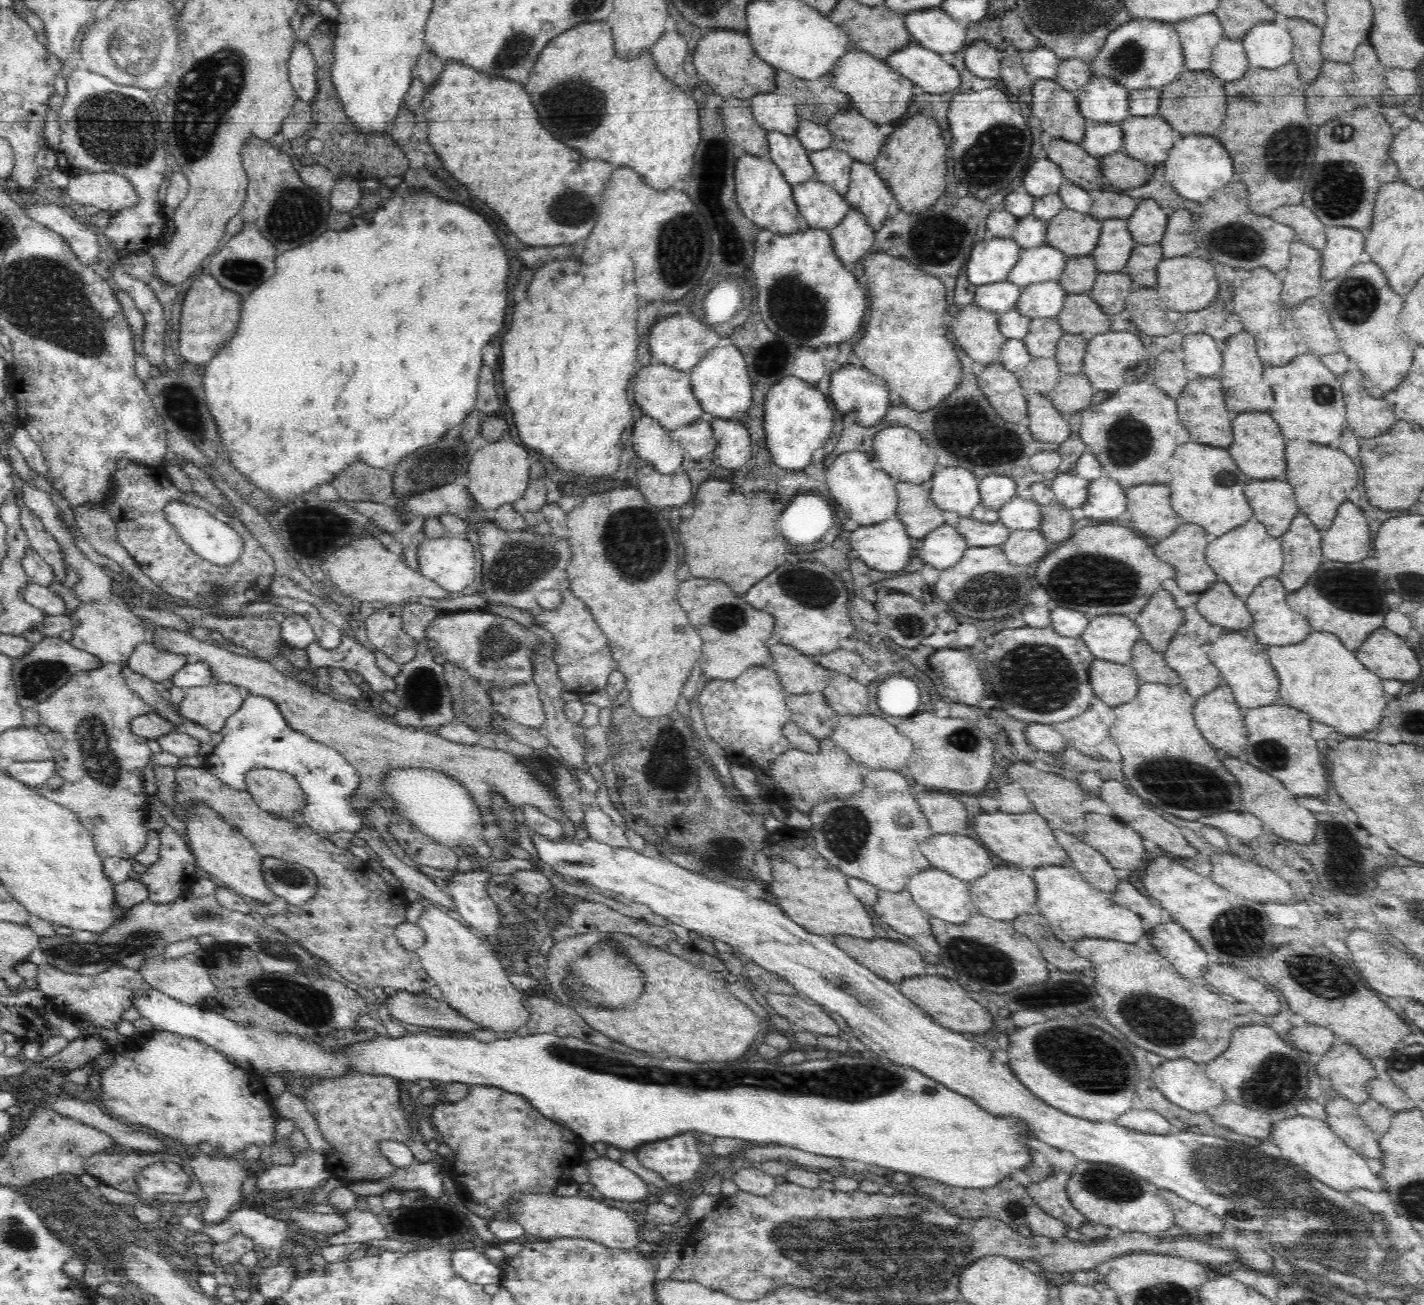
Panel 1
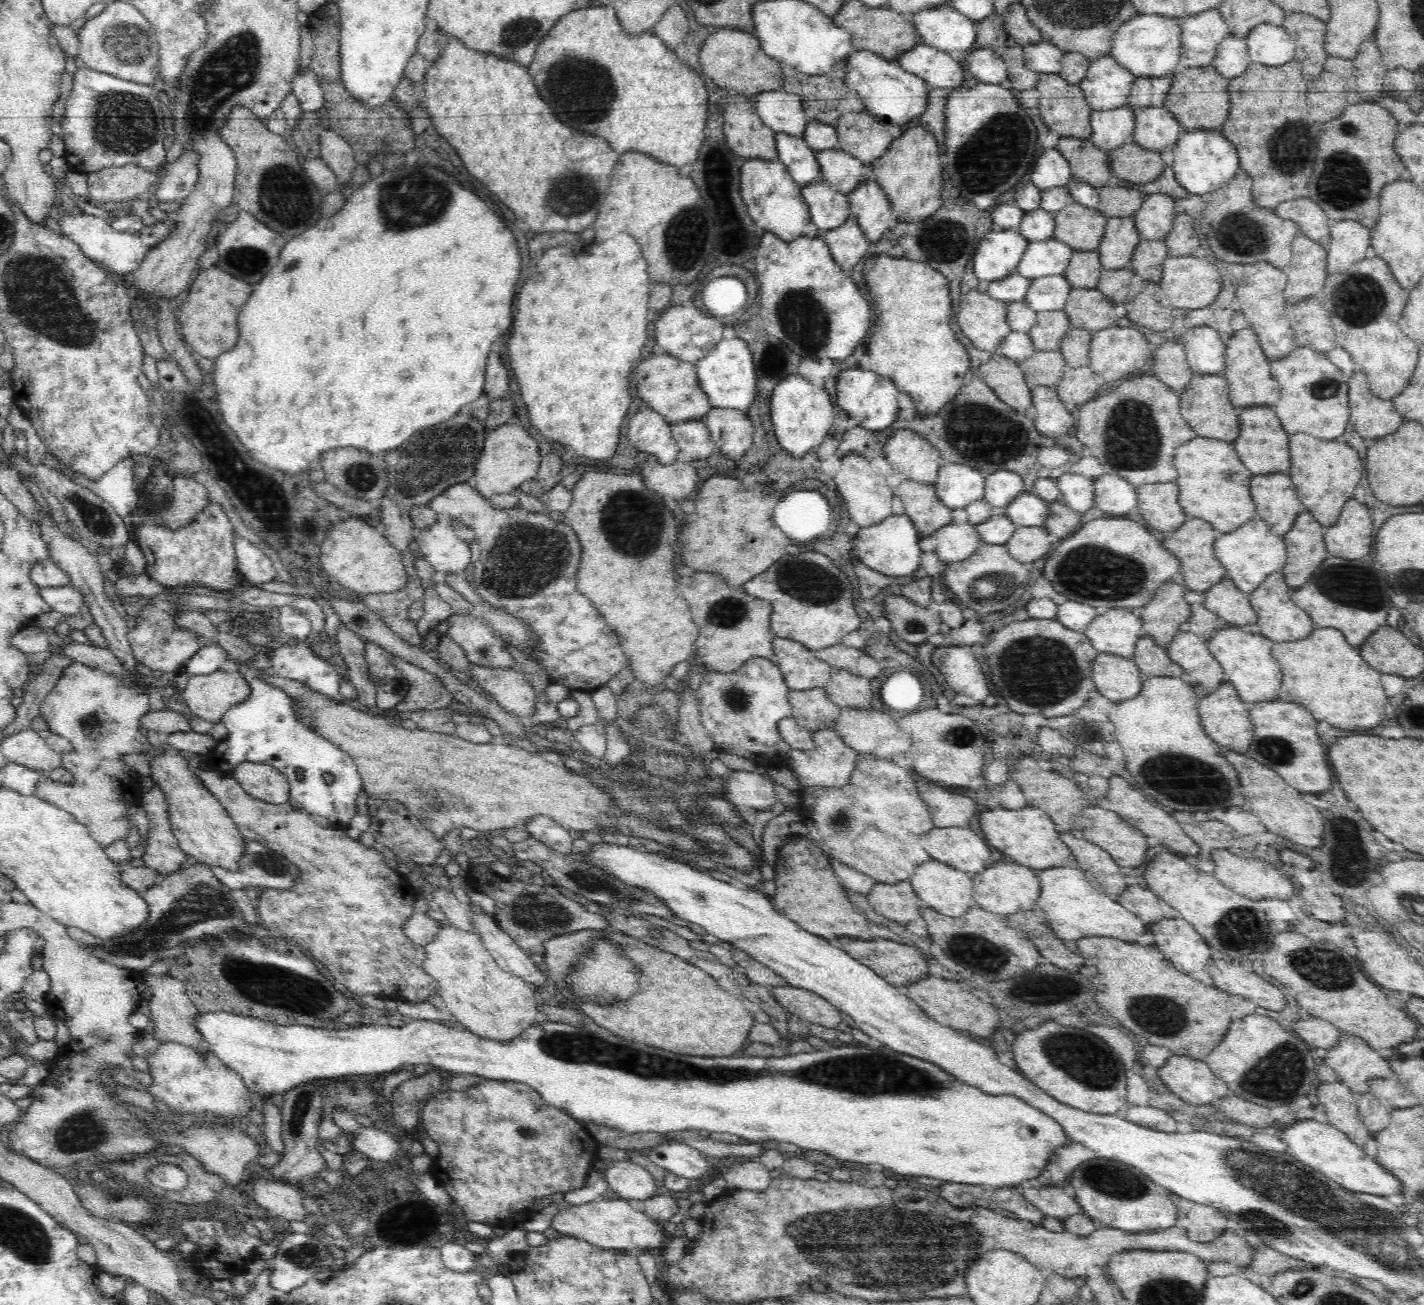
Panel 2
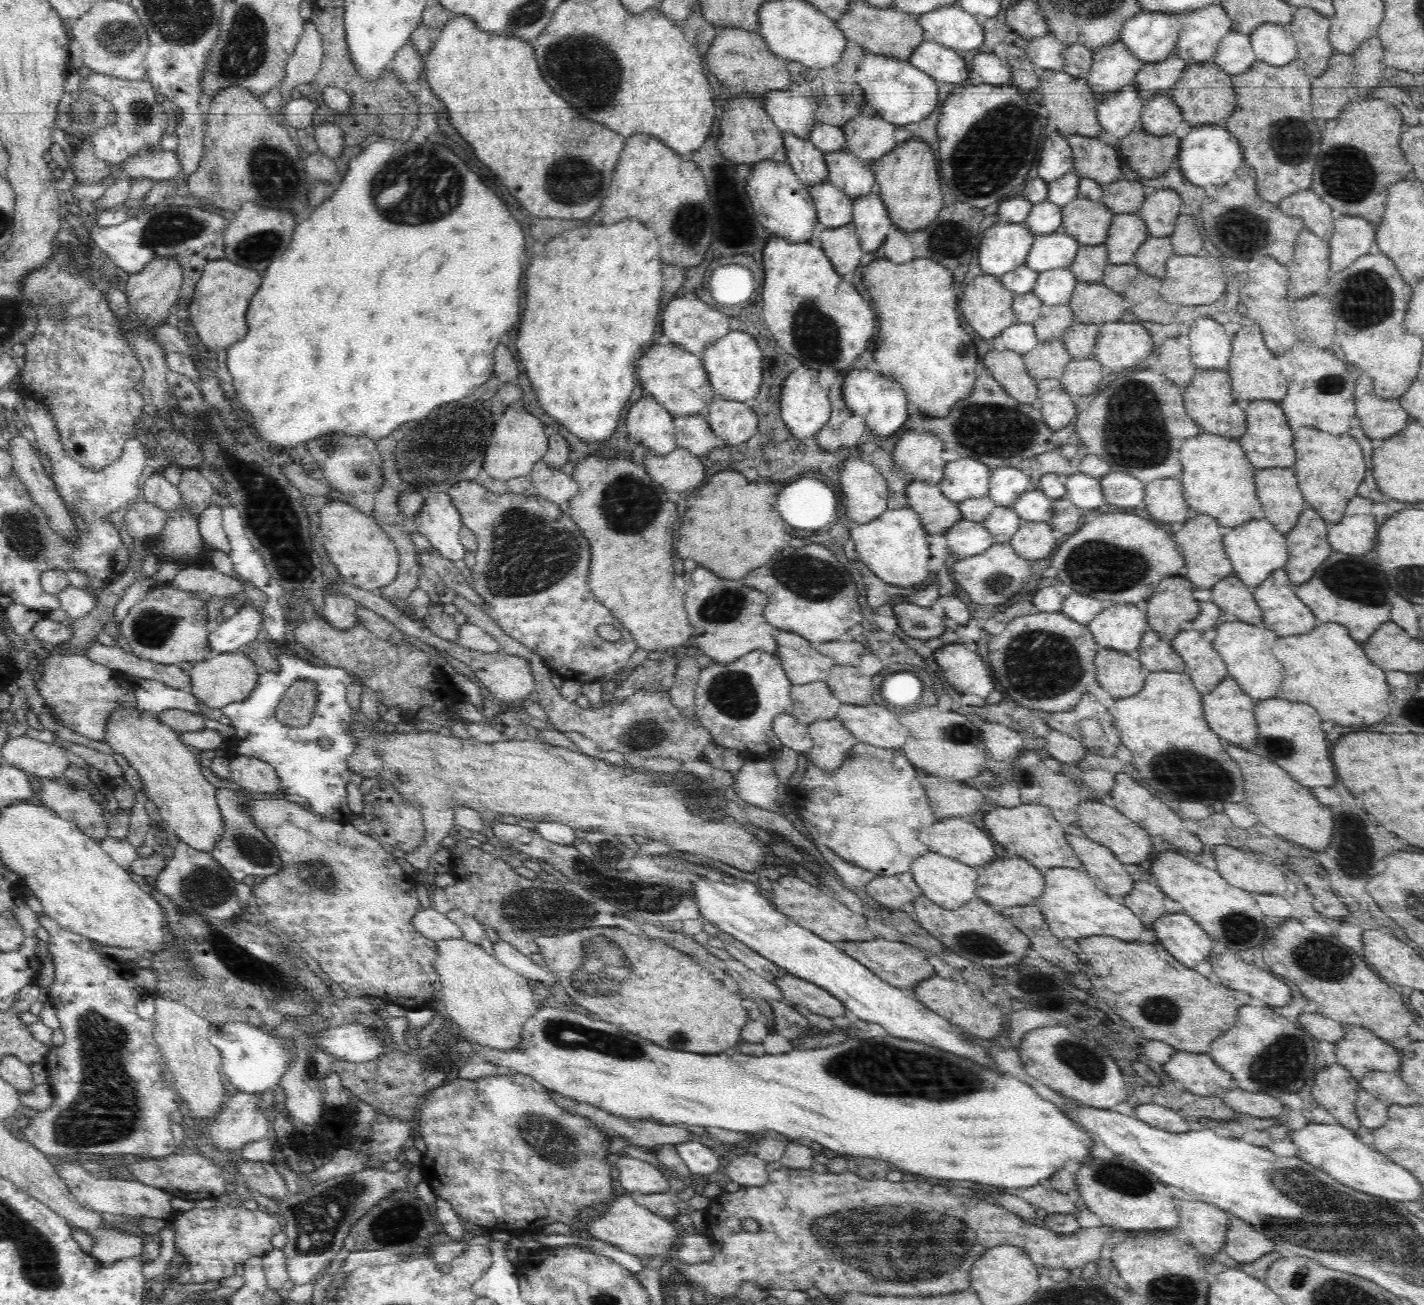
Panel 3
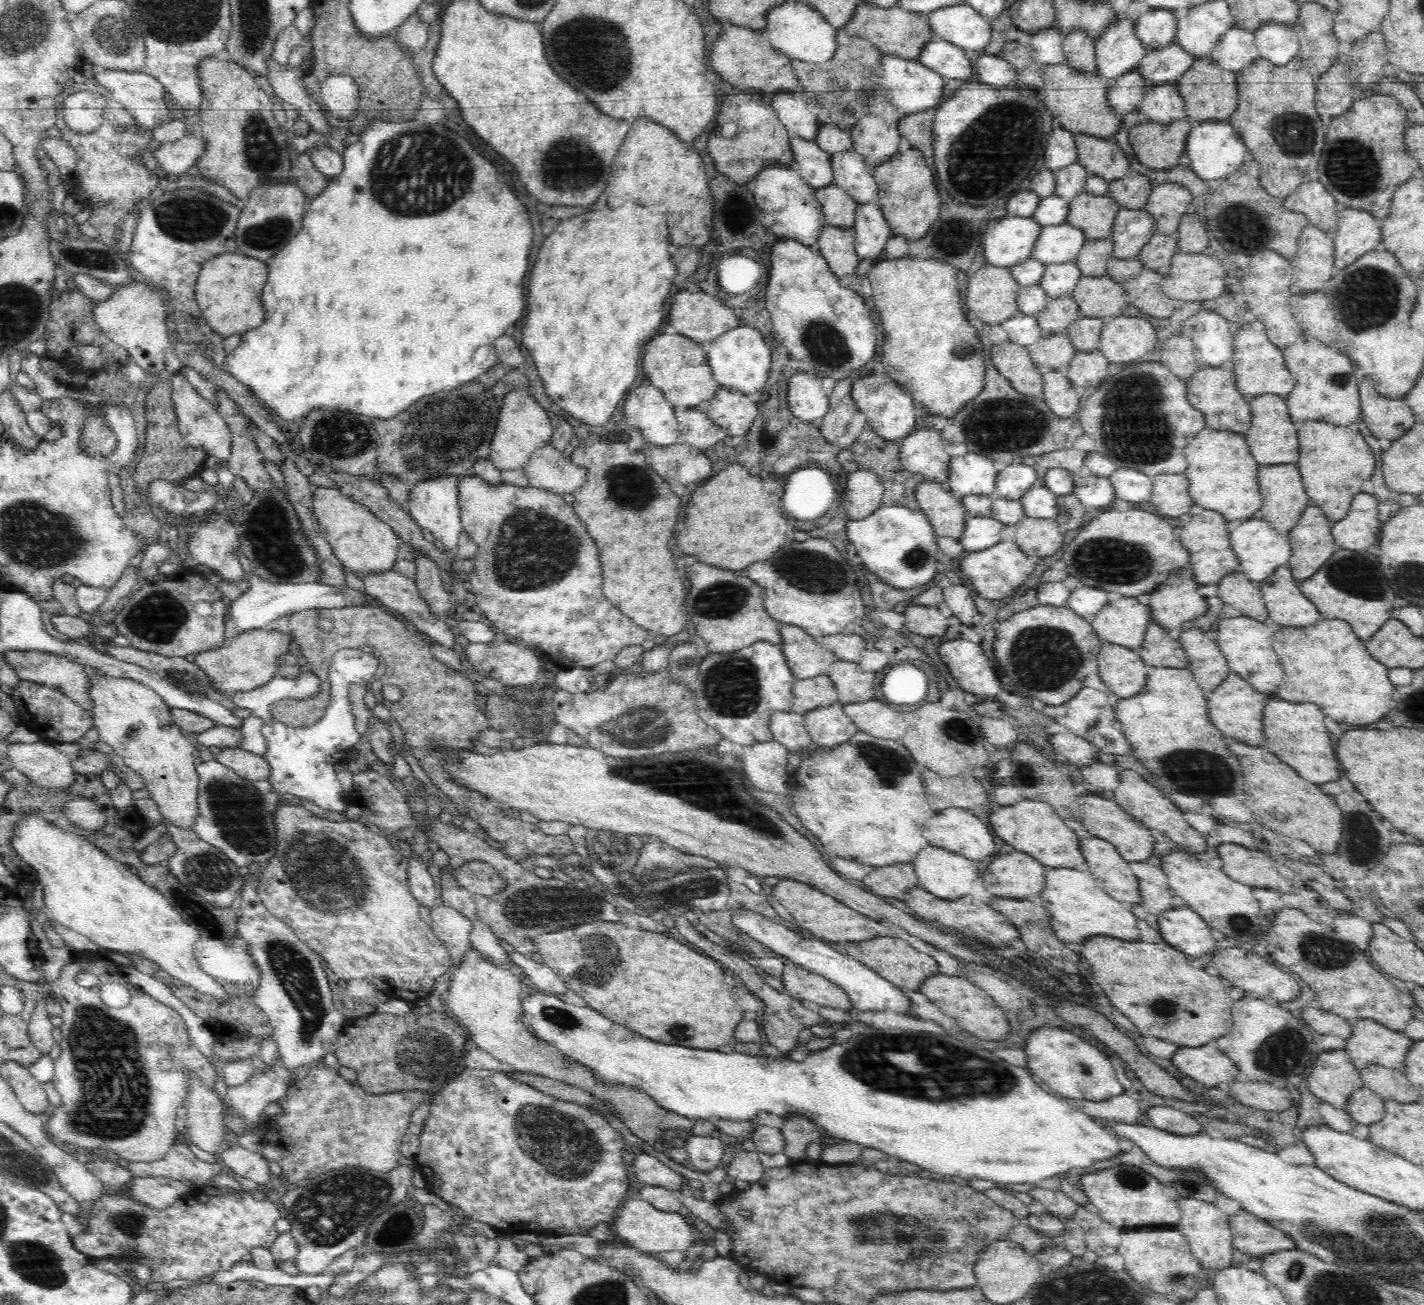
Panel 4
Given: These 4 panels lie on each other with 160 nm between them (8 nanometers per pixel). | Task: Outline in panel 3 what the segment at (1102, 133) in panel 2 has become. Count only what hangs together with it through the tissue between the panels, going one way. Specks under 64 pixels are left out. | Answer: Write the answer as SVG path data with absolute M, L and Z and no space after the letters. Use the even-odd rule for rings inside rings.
M1134 83L1099 100L1097 119L1103 132L1102 137L1112 141L1128 136L1136 128L1144 105L1145 101L1140 98Z

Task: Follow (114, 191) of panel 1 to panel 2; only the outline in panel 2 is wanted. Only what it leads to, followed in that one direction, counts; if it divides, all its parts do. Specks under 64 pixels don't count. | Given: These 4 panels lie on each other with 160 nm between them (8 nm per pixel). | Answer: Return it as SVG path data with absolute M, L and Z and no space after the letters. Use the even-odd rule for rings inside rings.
M127 164L122 167L112 166L105 167L100 171L88 173L88 191L89 197L97 204L107 204L109 202L129 204L140 196L146 196L153 182L159 181L159 172L162 172L165 166L154 173L144 171L138 164Z

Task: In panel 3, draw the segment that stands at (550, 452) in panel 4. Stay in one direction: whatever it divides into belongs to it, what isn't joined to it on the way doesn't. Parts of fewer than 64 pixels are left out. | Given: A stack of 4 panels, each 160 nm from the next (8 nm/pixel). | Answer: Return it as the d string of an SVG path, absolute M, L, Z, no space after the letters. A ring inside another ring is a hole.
M542 460L532 468L529 476L537 494L558 505L574 498L579 492L579 484L572 476L544 465Z

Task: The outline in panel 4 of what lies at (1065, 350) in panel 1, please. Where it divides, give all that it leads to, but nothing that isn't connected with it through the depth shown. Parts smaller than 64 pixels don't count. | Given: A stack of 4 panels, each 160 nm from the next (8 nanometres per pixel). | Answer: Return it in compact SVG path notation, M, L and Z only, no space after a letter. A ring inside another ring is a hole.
M1080 316L1066 328L1065 333L1077 352L1090 352L1099 348L1105 320L1094 316Z

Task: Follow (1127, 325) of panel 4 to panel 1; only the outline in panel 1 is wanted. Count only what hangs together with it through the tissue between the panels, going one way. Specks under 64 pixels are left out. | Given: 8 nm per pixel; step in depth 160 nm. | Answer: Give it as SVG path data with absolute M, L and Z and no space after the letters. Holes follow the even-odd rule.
M1108 331L1089 338L1080 373L1089 378L1093 388L1114 392L1126 384L1138 382L1150 371L1150 353L1138 335L1130 331Z

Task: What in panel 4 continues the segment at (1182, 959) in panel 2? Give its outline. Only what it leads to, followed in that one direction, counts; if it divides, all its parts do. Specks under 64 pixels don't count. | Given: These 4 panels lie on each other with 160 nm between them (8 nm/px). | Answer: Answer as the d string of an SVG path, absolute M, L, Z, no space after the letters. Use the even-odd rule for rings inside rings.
M1186 904L1182 907L1170 908L1157 916L1161 937L1180 952L1200 957L1213 953L1215 940L1207 922Z

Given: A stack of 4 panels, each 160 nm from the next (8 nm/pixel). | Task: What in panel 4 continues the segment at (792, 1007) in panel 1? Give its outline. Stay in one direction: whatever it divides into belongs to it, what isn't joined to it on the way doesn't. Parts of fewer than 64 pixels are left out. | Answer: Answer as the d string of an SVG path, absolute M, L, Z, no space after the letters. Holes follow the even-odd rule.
M786 961L781 976L784 992L792 998L810 1000L820 1006L838 1010L851 1010L847 992L835 982L802 968L799 964Z

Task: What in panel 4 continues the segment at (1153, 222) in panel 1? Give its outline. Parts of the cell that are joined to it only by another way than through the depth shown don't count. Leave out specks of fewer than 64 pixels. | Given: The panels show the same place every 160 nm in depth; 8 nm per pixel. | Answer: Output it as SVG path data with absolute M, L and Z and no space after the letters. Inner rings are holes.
M1166 182L1154 186L1143 209L1155 218L1157 234L1175 235L1186 206L1190 204L1193 204L1193 197L1188 189L1176 182Z

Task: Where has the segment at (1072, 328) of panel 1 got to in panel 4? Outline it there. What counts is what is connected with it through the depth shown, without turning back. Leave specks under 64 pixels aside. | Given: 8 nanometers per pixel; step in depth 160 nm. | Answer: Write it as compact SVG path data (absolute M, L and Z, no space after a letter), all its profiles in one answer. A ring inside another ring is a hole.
M1107 274L1083 276L1070 296L1078 304L1080 316L1105 319L1122 315L1127 300L1121 283Z

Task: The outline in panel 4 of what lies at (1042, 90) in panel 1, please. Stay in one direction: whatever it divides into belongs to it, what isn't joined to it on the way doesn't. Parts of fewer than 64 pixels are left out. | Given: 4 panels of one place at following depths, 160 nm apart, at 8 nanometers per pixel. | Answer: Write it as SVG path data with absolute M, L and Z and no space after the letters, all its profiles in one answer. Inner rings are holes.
M1066 62L1042 65L1044 99L1042 107L1050 110L1053 118L1058 118L1060 126L1070 132L1092 135L1106 139L1114 134L1121 124L1120 114L1115 114L1107 104L1107 90L1110 80L1093 73L1083 73Z

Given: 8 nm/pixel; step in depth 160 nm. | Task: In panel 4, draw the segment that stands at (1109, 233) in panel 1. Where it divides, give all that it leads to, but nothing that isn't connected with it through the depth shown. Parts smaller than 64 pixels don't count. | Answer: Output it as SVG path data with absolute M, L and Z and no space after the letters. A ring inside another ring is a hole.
M1120 208L1117 212L1115 222L1113 225L1113 232L1110 239L1113 241L1113 258L1126 260L1128 258L1135 258L1139 250L1150 241L1156 231L1155 218L1142 209L1126 209Z

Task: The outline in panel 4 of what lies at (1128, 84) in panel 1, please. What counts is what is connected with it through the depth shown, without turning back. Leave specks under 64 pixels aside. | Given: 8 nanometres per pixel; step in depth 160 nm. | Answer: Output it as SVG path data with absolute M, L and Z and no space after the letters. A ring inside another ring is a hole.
M1154 8L1135 20L1135 33L1147 50L1170 46L1176 38L1178 20L1172 10Z

